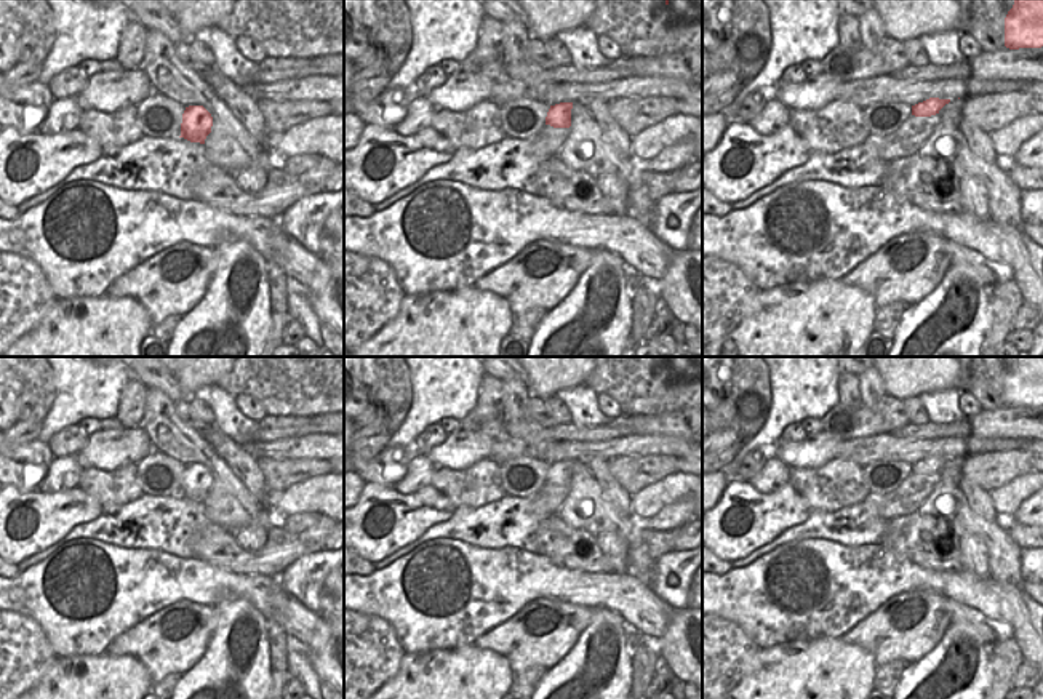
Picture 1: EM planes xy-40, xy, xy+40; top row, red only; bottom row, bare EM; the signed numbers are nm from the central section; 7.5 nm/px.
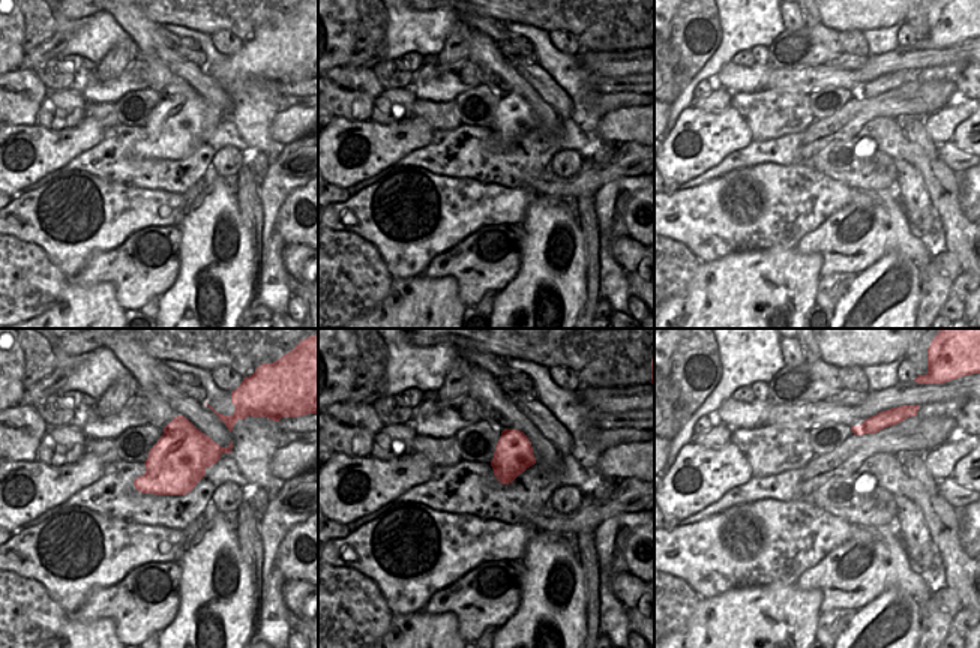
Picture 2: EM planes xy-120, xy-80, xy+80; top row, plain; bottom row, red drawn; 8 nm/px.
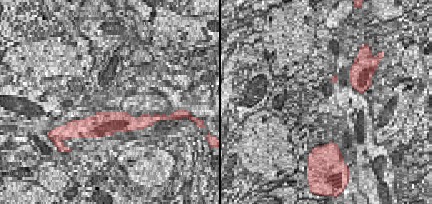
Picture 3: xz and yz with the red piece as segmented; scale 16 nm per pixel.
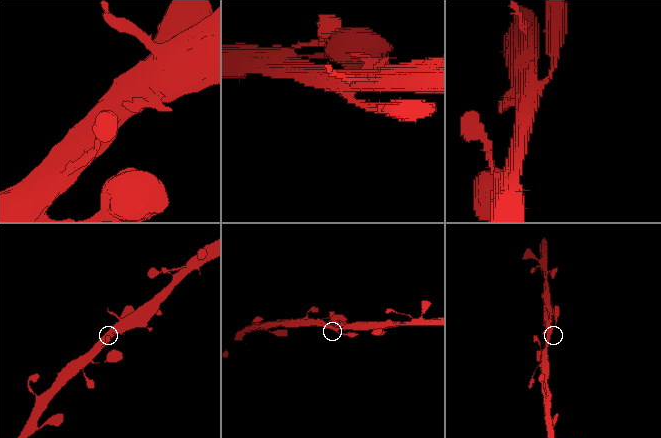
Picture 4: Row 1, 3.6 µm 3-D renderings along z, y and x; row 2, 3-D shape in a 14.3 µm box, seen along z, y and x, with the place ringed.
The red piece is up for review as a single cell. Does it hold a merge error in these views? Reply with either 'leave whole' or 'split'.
leave whole

